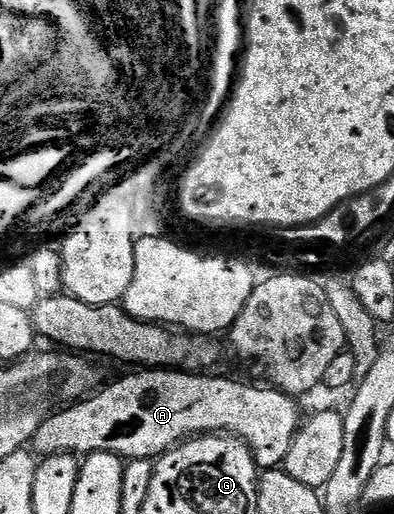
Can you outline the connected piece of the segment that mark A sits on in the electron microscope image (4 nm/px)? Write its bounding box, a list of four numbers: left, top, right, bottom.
[32,368,300,470]

